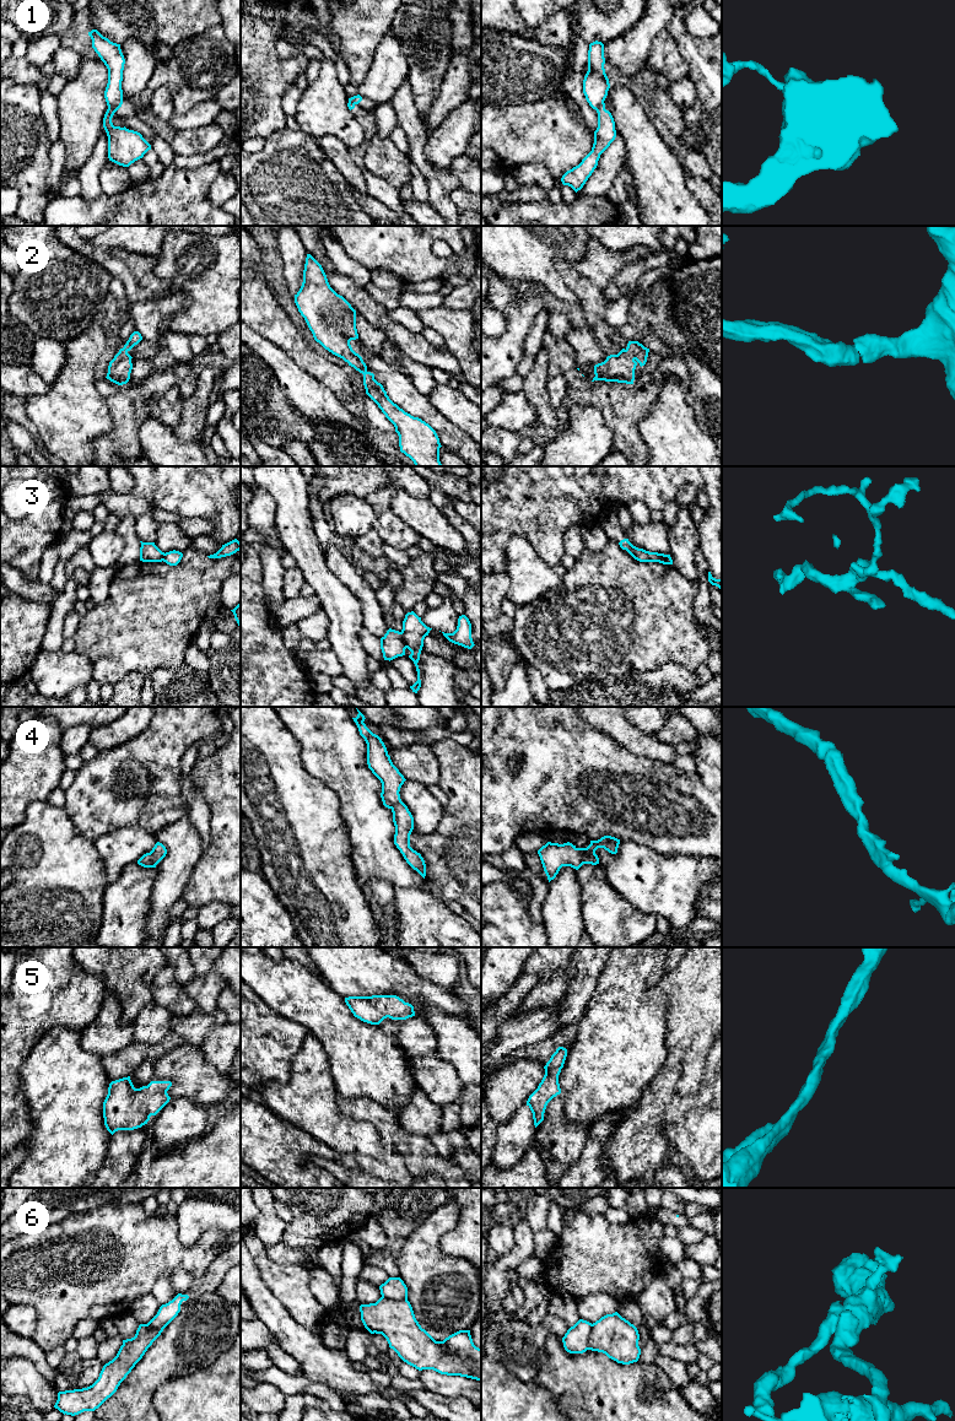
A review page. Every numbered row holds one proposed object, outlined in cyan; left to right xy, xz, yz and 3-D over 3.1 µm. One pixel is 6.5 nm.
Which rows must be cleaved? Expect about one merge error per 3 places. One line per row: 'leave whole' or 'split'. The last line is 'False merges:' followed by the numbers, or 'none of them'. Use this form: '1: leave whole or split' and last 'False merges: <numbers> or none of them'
1: split
2: leave whole
3: split
4: leave whole
5: leave whole
6: split
False merges: 1, 3, 6

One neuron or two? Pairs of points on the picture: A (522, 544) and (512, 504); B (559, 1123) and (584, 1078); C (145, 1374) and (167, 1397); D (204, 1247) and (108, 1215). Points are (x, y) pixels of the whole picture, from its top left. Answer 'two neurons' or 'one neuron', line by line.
A: two neurons
B: two neurons
C: two neurons
D: one neuron

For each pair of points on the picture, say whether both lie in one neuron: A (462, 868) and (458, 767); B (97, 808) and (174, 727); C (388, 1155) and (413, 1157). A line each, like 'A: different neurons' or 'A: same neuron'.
A: same neuron
B: same neuron
C: different neurons

